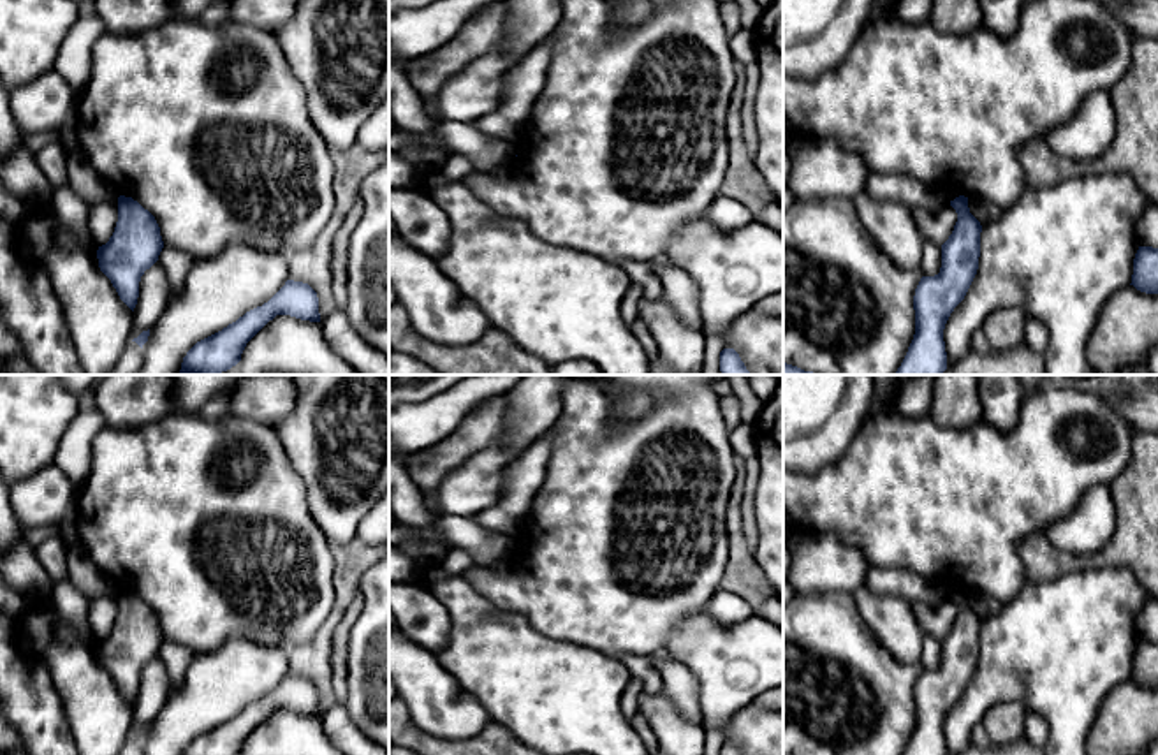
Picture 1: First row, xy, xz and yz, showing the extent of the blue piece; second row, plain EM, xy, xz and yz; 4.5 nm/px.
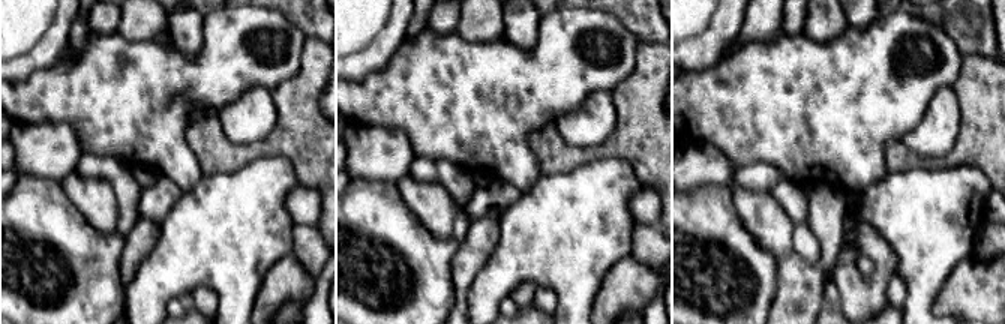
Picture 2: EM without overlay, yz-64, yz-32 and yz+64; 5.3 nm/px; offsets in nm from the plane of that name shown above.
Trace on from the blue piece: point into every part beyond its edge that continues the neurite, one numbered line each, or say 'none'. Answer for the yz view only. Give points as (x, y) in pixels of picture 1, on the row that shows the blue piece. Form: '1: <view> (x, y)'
none

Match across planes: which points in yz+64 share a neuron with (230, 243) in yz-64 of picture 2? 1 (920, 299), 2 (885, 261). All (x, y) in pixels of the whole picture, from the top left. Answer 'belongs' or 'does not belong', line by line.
1: belongs
2: does not belong

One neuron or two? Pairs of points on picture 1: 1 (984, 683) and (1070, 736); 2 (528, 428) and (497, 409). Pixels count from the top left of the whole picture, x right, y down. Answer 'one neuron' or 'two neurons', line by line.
1: one neuron
2: two neurons

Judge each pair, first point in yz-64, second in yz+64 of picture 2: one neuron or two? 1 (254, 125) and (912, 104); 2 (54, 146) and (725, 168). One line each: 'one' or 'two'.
1: two
2: one

